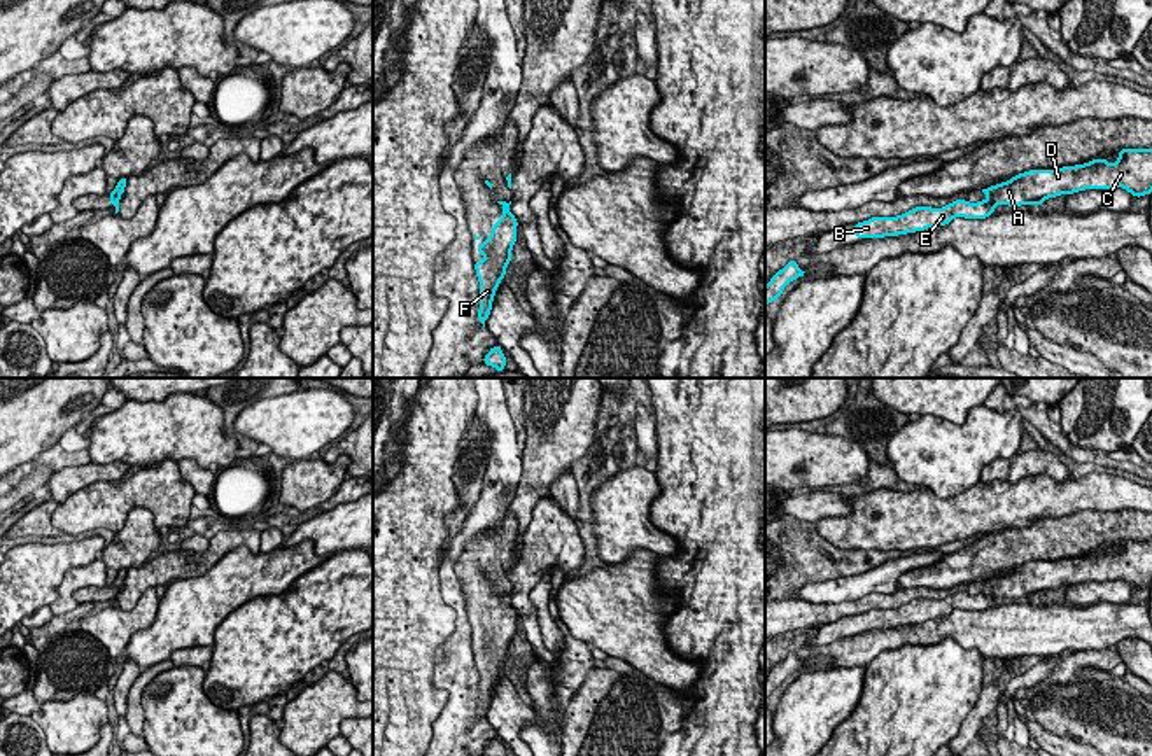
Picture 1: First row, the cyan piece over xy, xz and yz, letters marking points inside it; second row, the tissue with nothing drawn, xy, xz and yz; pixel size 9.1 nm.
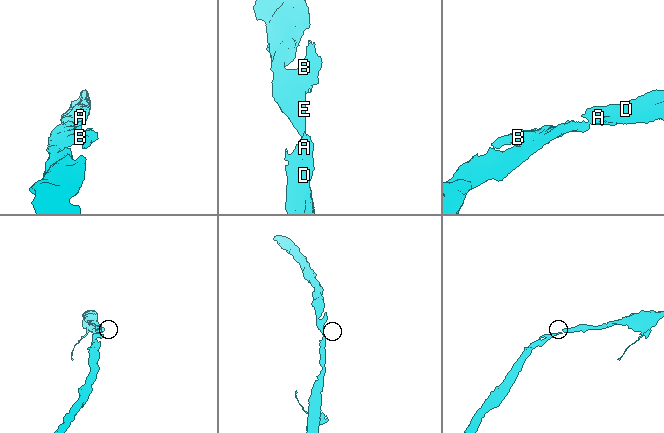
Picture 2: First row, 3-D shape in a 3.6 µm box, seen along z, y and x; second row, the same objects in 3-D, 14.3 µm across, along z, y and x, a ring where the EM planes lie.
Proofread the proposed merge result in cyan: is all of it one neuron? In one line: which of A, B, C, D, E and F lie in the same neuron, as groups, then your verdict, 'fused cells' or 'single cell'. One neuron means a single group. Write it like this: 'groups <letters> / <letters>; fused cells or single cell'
groups A C D F / B E; fused cells

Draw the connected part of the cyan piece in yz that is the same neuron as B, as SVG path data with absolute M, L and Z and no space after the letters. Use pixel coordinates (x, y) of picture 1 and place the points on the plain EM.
M954 592L947 598L914 598L912 602L896 609L872 609L854 616L854 630L884 630L898 628L916 623L924 623L935 618L945 618L954 609L986 611L994 606L994 593L982 592L968 595L966 592Z

